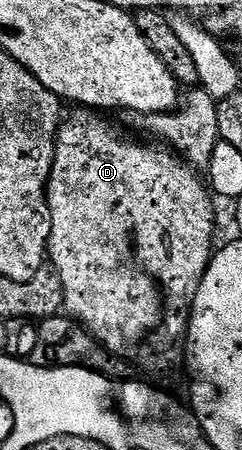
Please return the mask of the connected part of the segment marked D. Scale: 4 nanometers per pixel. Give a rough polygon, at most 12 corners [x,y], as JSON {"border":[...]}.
{"border":[[96,112],[48,181],[63,313],[168,378],[213,195]]}

